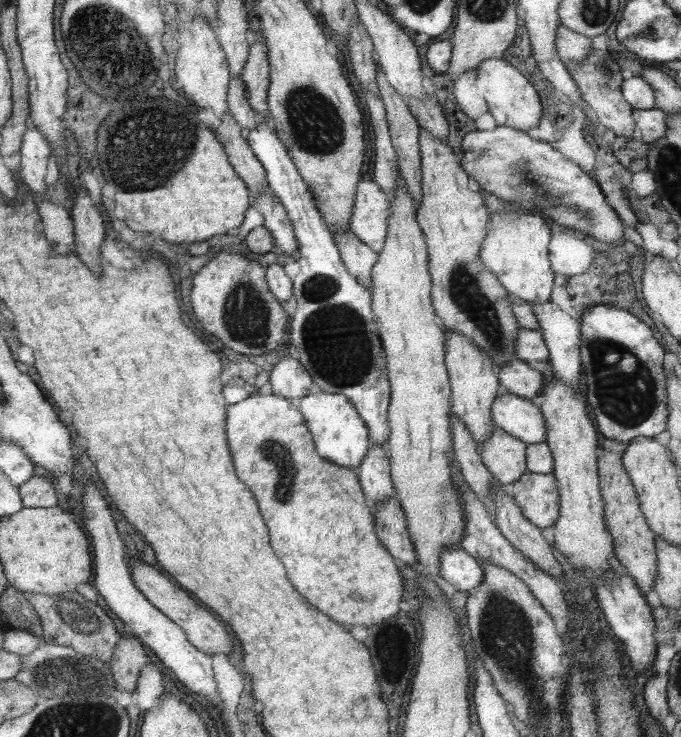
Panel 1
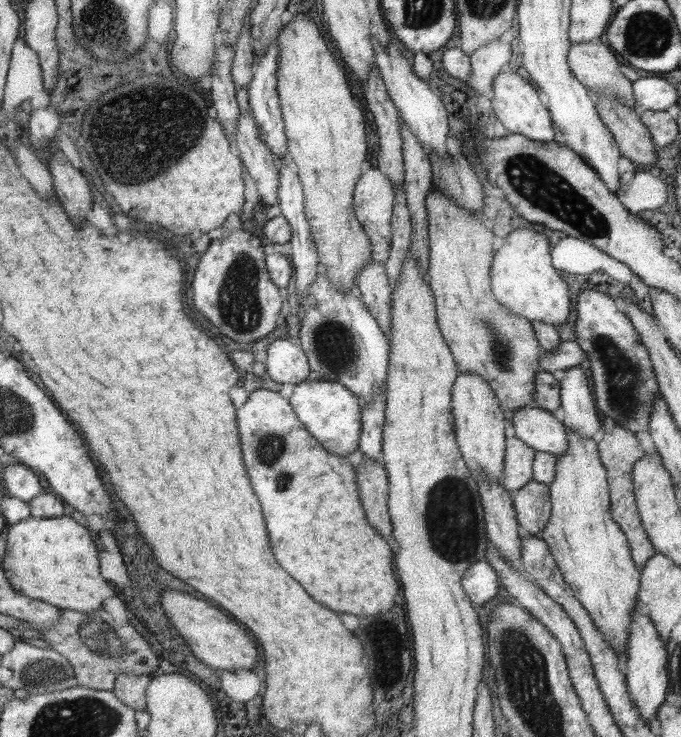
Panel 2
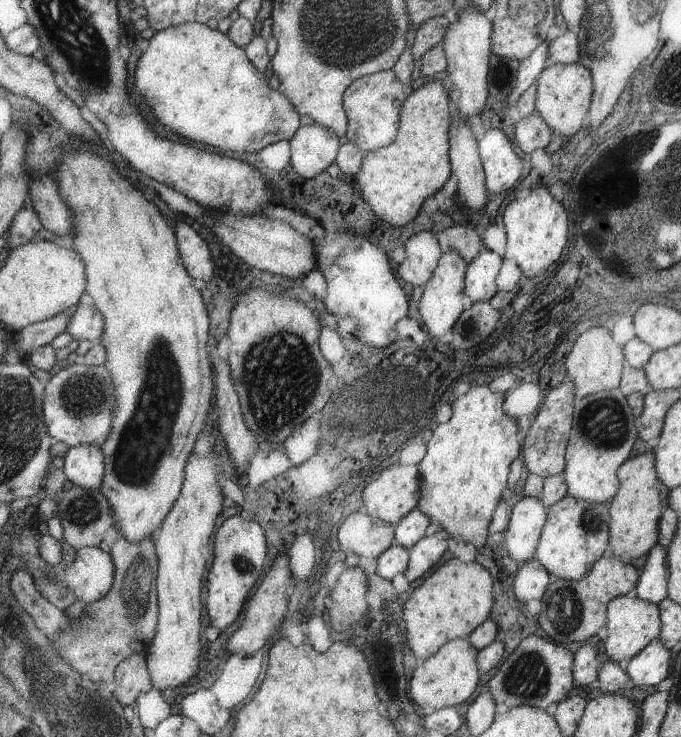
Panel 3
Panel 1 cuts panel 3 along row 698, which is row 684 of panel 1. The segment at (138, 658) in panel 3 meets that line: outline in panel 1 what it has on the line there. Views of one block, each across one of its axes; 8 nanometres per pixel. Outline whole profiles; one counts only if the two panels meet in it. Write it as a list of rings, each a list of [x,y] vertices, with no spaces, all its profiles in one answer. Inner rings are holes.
[[[127,634],[115,648],[115,658],[111,660],[111,670],[117,680],[119,692],[133,692],[139,686],[143,668],[151,664],[151,658],[145,650],[145,644],[139,636]]]

